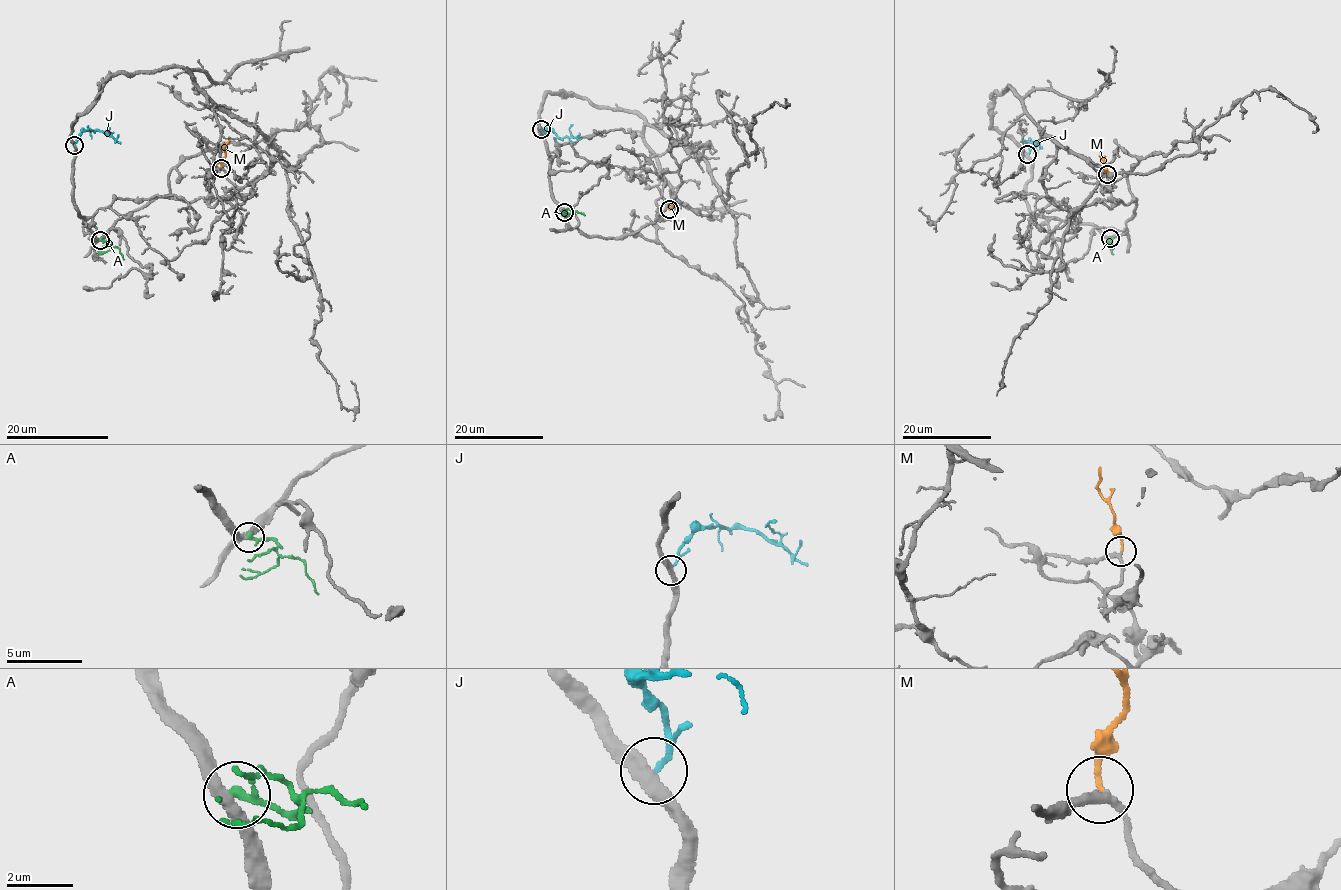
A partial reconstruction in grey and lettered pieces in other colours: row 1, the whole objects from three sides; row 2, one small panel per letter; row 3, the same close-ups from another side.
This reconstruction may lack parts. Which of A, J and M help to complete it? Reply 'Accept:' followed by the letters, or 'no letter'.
Accept: M

